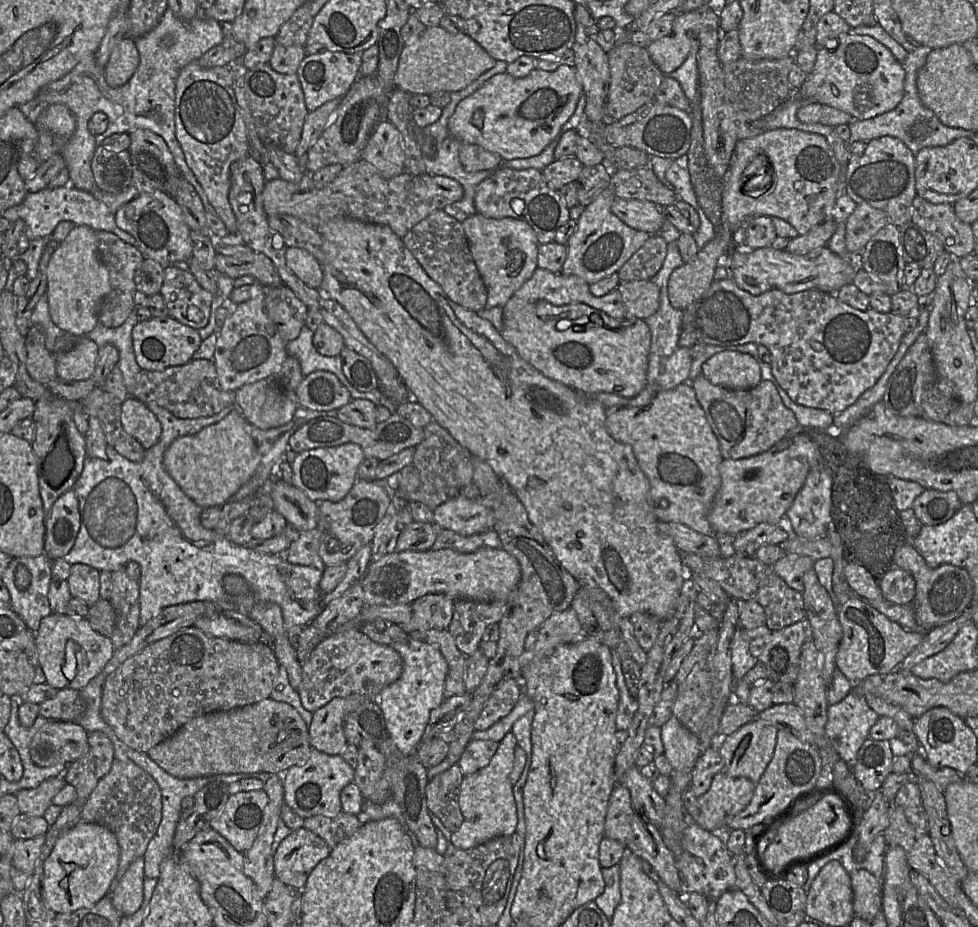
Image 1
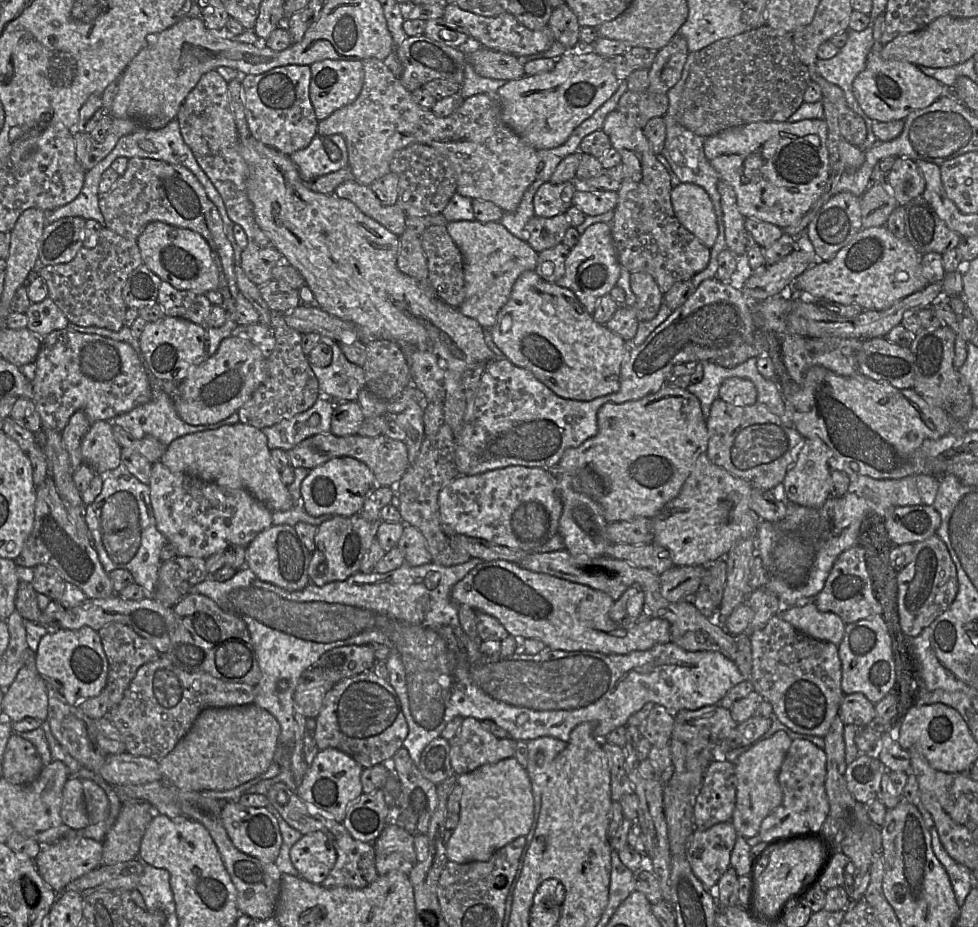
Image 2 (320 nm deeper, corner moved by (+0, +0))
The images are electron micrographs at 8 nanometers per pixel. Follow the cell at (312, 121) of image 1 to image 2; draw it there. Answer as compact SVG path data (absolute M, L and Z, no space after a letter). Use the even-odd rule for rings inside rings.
M369 58L362 60L362 63L364 80L357 99L318 122L317 129L320 137L339 134L345 138L349 168L354 180L361 185L370 186L391 171L390 164L398 150L413 143L420 143L439 150L449 159L455 171L457 194L470 199L493 202L504 212L517 210L524 193L543 168L543 162L539 158L537 150L504 123L497 95L474 95L465 99L459 109L450 116L438 117L432 110L422 108L415 102L412 92L404 87L400 79L383 61Z

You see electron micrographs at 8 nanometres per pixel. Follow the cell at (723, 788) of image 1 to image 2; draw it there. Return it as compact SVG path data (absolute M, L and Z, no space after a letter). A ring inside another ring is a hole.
M726 821L713 825L706 830L695 829L687 847L687 859L695 876L704 887L714 892L721 876L731 866L731 853L734 848L738 832L732 821Z

